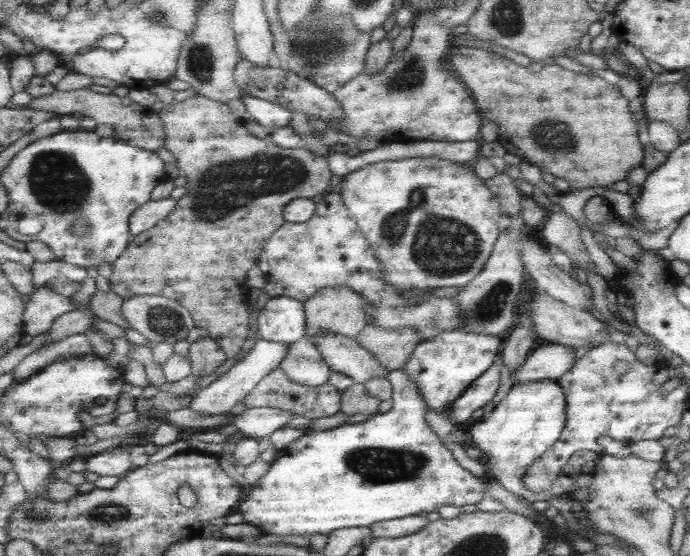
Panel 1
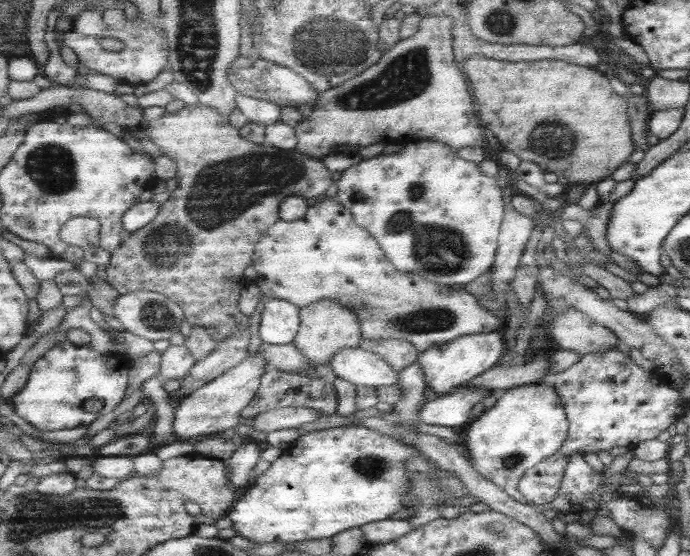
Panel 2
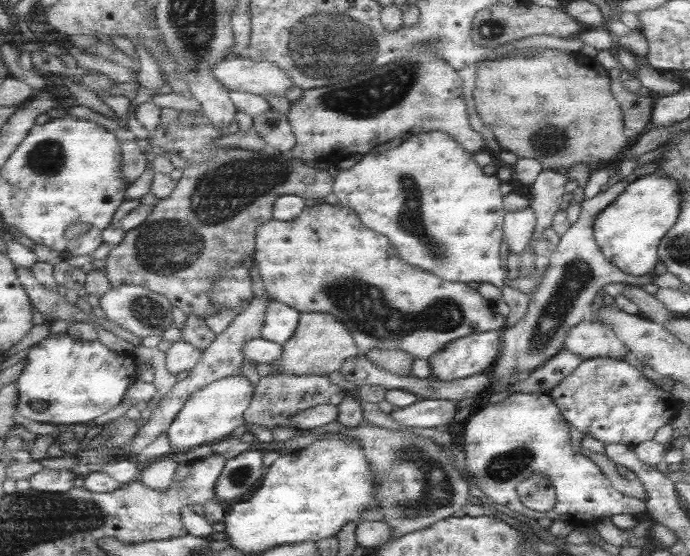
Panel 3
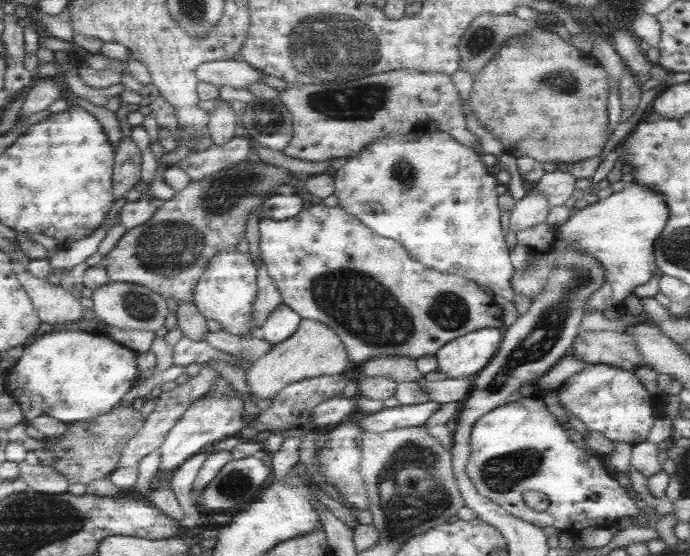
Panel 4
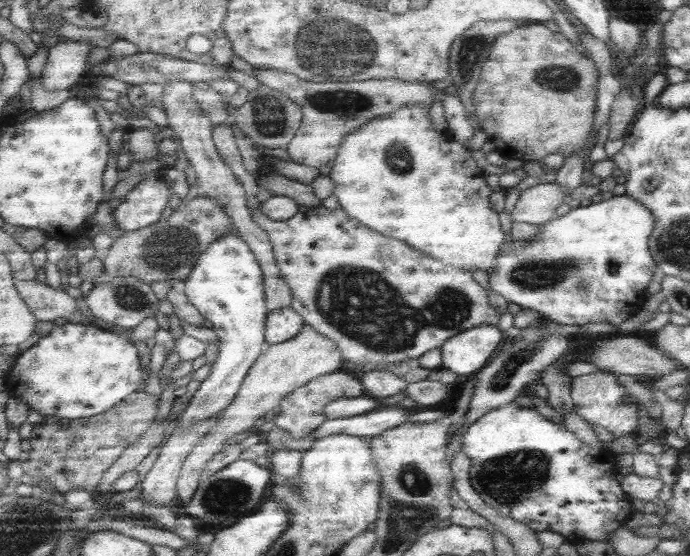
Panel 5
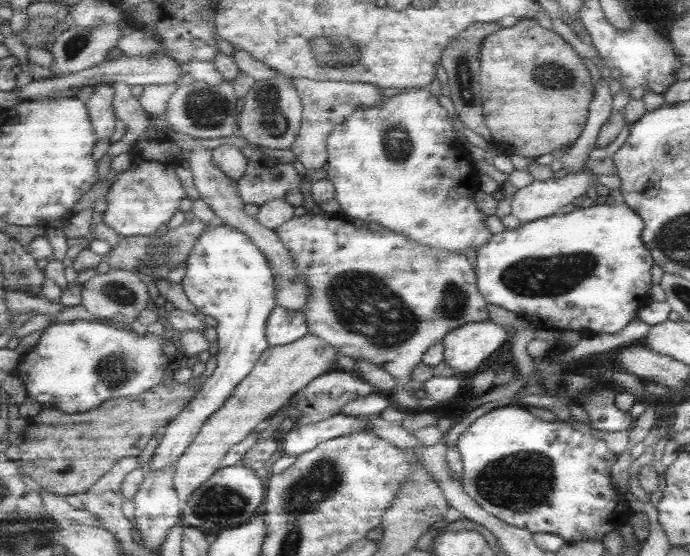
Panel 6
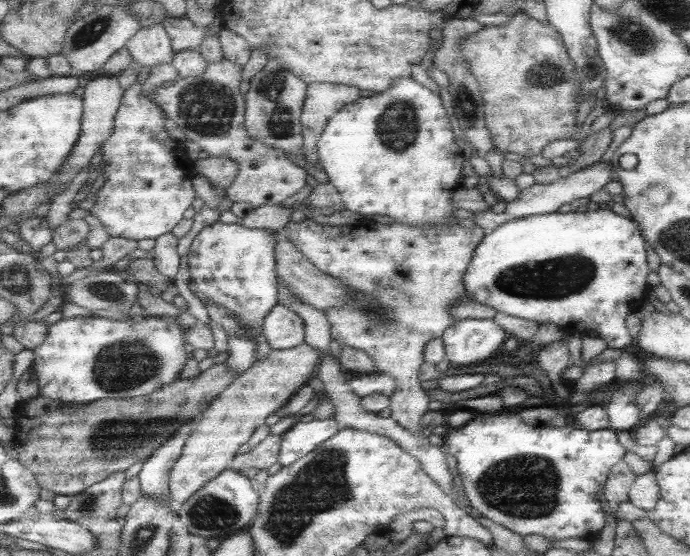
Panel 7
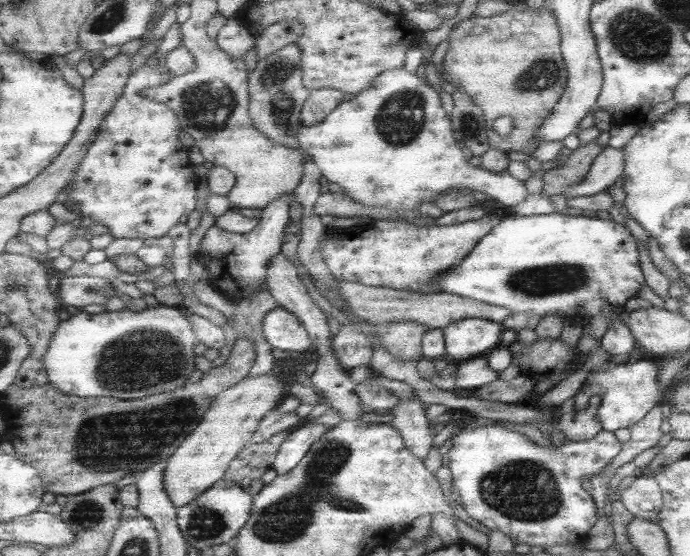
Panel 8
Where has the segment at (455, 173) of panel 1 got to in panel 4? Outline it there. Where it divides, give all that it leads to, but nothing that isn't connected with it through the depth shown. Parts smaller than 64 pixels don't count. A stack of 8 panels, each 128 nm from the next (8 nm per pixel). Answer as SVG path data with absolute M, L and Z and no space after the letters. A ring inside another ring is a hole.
M443 132L387 135L371 141L367 147L347 157L347 161L332 176L334 195L337 206L346 214L353 215L373 234L401 243L414 261L441 273L473 281L481 288L487 288L492 296L501 296L507 304L511 304L514 292L509 286L509 279L514 270L499 223L501 210L495 191L498 183L494 173L486 168L480 154L473 148L463 146Z

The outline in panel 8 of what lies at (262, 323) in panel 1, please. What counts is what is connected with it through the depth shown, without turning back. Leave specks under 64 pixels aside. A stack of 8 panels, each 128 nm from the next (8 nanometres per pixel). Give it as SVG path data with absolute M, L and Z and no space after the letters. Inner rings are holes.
M282 306L267 313L263 322L263 332L267 342L274 348L285 350L292 355L310 351L311 339L306 327L299 322L296 315Z

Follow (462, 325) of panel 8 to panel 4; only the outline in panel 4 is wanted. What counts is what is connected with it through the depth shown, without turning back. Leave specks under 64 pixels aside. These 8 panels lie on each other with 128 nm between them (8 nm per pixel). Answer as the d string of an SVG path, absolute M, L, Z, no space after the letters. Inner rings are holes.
M484 328L450 340L434 354L436 370L449 379L475 375L496 353L501 337L501 329Z

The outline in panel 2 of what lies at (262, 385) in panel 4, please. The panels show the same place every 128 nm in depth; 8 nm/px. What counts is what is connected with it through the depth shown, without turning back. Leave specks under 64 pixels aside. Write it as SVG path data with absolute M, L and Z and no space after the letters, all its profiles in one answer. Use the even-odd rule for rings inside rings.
M322 300L303 306L299 314L300 324L297 336L294 337L291 344L298 348L299 354L303 354L303 358L307 358L307 362L311 362L315 366L327 364L339 350L358 346L360 340L359 320L355 318L354 311L347 310L347 306Z

